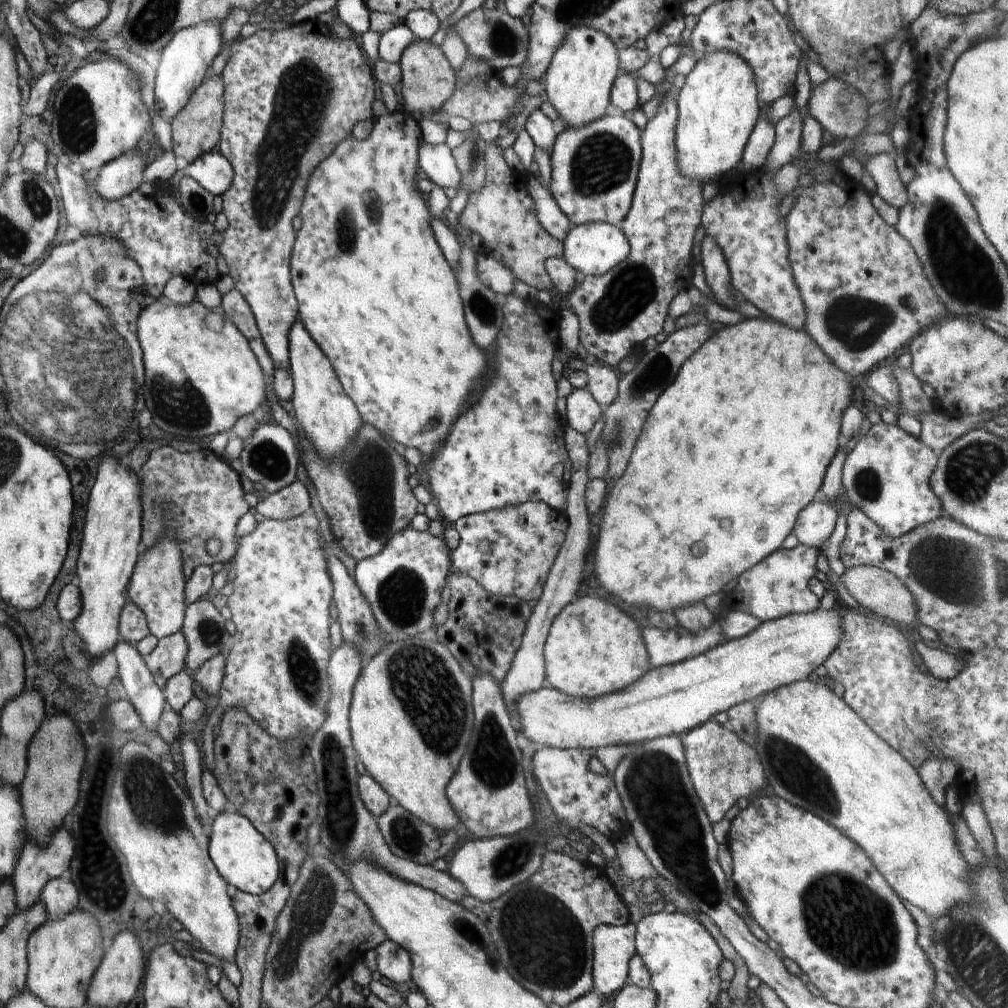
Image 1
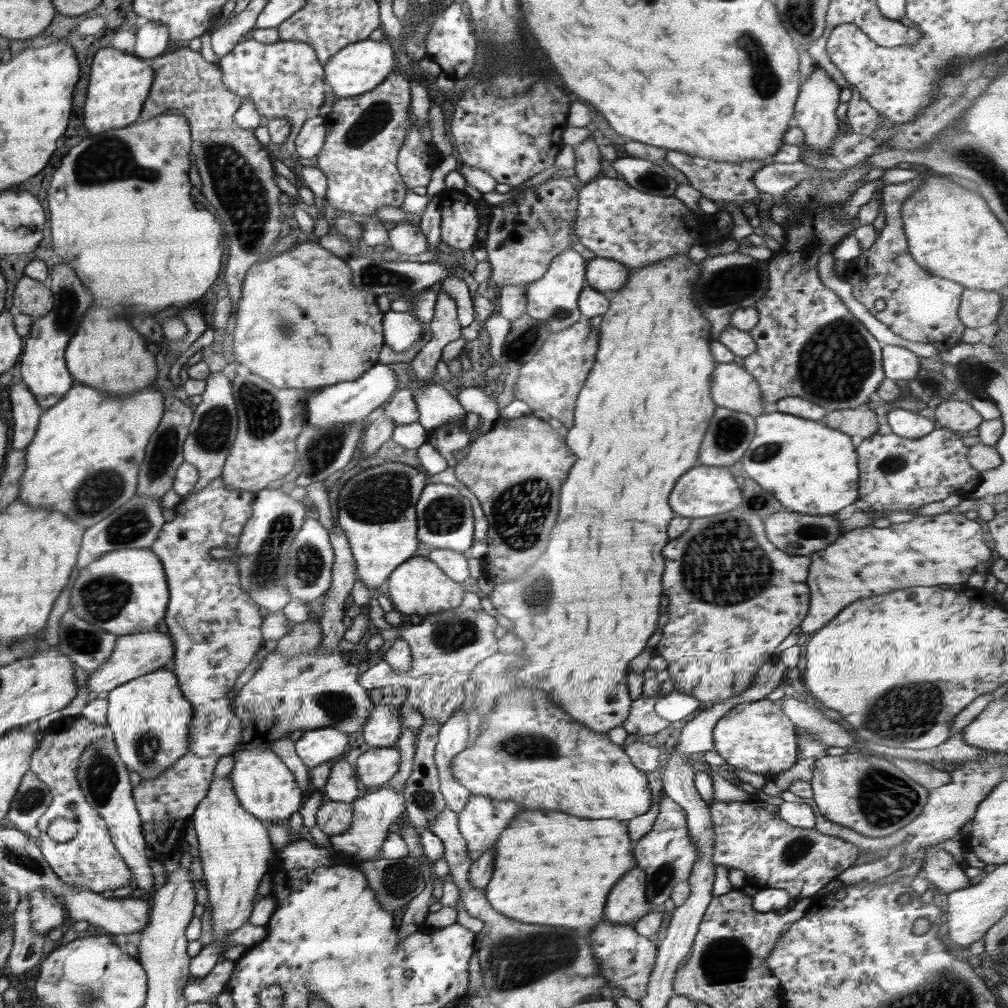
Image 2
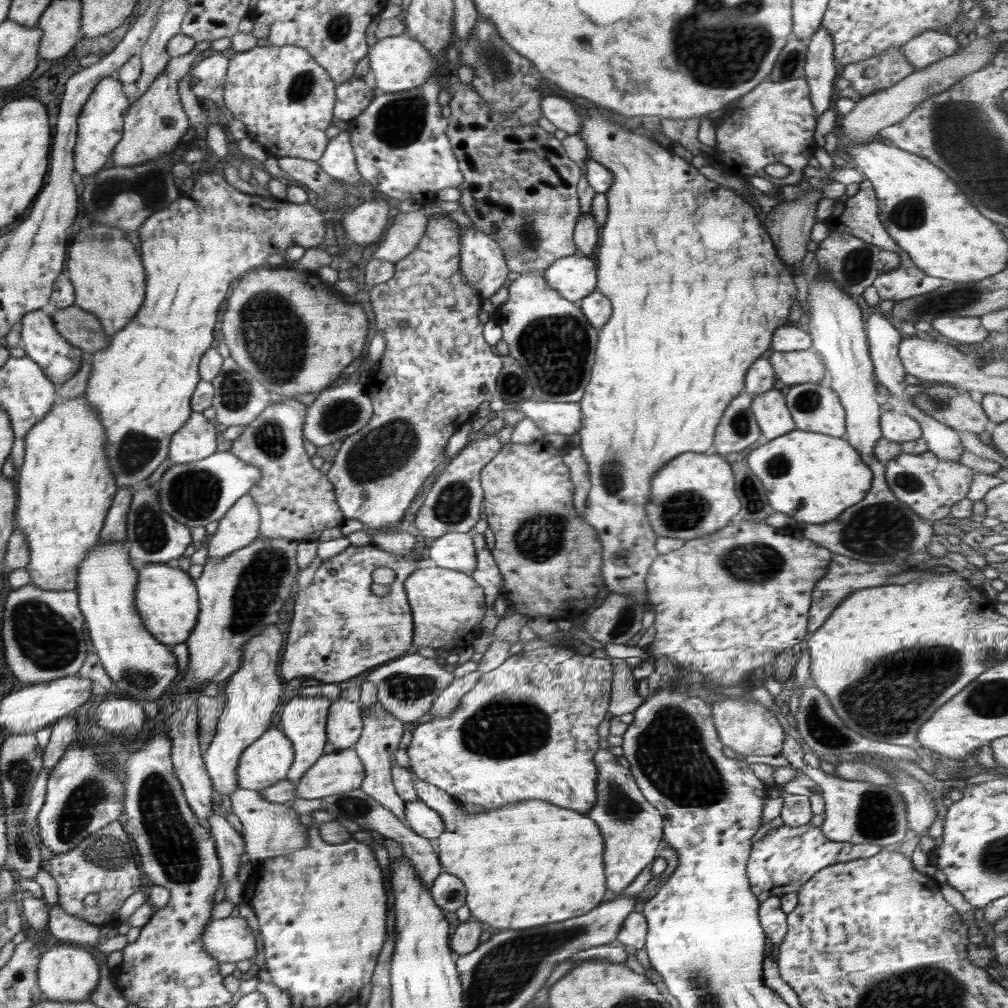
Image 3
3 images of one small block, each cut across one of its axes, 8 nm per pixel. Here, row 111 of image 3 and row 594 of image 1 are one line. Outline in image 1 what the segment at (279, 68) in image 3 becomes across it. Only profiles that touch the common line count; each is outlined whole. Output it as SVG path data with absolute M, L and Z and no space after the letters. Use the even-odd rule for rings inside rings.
M303 515L290 519L266 519L264 522L259 523L251 534L241 538L232 568L236 574L236 578L234 578L234 592L226 598L226 607L230 610L231 619L236 625L236 634L232 636L231 648L225 654L225 674L222 688L219 691L218 706L210 712L208 724L203 734L204 744L202 750L204 765L211 772L214 769L214 736L226 709L234 705L241 707L245 712L248 712L248 715L257 724L262 726L265 732L268 732L268 734L280 741L287 741L295 737L312 738L323 726L326 717L325 709L331 694L328 685L327 667L331 658L329 627L332 619L329 610L333 600L333 585L328 573L327 545L321 540L320 528L317 530L316 528L310 528Z

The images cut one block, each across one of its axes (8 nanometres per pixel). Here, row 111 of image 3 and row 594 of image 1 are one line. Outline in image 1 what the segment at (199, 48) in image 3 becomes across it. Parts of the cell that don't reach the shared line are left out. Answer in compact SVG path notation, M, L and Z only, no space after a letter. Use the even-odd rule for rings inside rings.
M169 528L156 547L142 554L131 578L131 590L127 591L129 601L133 601L144 612L147 626L158 640L178 633L183 626L186 611L184 602L186 580L183 576L182 556L173 528Z

